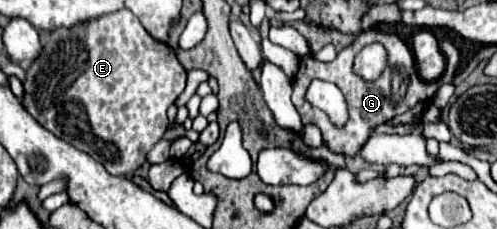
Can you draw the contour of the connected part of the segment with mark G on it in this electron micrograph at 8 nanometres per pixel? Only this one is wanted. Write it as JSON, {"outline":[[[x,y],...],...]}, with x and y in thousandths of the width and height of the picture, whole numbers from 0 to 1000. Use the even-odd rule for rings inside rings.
{"outline":[[[728,135],[728,144],[720,144],[720,153],[712,162],[712,179],[708,179],[700,205],[692,205],[692,214],[680,231],[680,249],[676,249],[672,266],[664,266],[664,275],[644,275],[644,266],[632,258],[628,240],[620,240],[620,249],[612,249],[612,258],[604,266],[604,301],[600,301],[600,319],[592,328],[592,345],[588,345],[588,450],[592,450],[592,467],[600,476],[612,546],[632,537],[632,546],[644,563],[644,581],[648,581],[648,624],[652,624],[668,668],[688,668],[692,686],[716,686],[716,677],[724,668],[728,633],[740,616],[740,598],[748,590],[748,572],[753,572],[761,546],[793,520],[797,502],[817,493],[817,485],[829,476],[841,441],[865,441],[893,362],[909,362],[909,354],[913,354],[913,310],[893,310],[893,328],[889,328],[885,345],[869,354],[869,362],[849,354],[849,345],[841,336],[841,319],[837,319],[833,275],[829,275],[821,188],[813,188],[801,153],[785,153],[785,144],[736,144],[736,135]],[[753,179],[769,188],[769,197],[781,214],[781,293],[777,293],[777,310],[769,319],[769,336],[765,336],[761,354],[736,362],[736,354],[728,354],[724,336],[716,336],[716,328],[708,319],[708,266],[712,266],[712,240],[716,240],[732,197],[753,188]],[[628,345],[668,354],[672,371],[680,371],[680,380],[688,389],[688,406],[692,406],[692,424],[696,424],[696,450],[700,450],[700,485],[704,485],[704,528],[696,537],[696,555],[676,563],[644,476],[628,467],[628,459],[612,432],[616,389],[620,389],[620,371],[624,371]]]}

